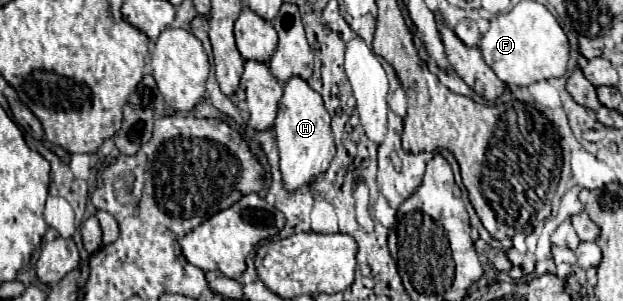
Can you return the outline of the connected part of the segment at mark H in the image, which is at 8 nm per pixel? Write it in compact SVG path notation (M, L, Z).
M292 77L284 83L284 95L278 105L274 131L280 149L280 171L288 191L296 191L314 183L316 177L328 169L336 155L334 135L330 129L330 113L326 111L320 93L316 93L300 77Z

